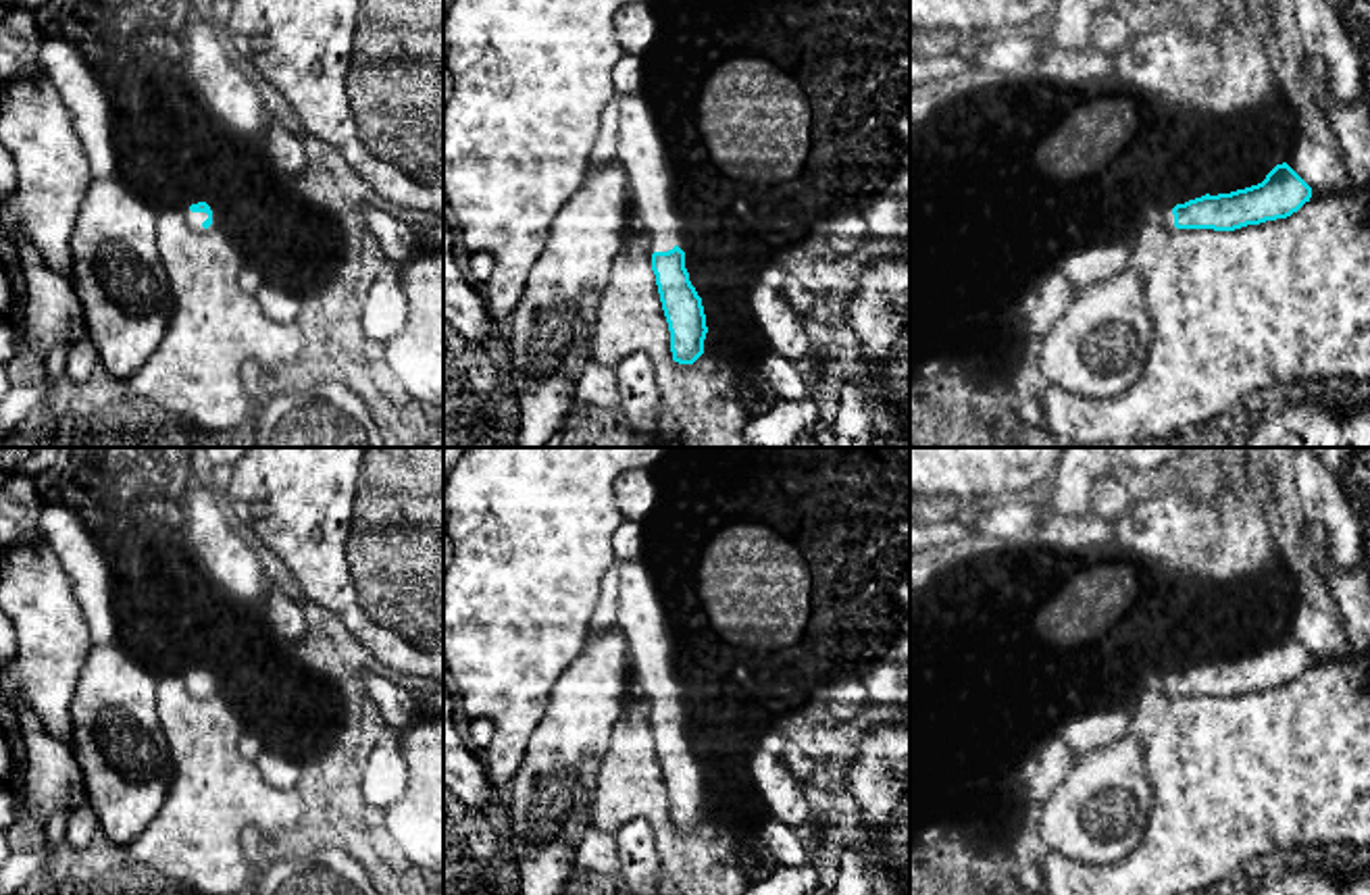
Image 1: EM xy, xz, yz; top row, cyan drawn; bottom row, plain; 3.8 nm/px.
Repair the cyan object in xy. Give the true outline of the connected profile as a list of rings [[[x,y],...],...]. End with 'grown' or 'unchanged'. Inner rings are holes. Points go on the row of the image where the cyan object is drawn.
[[[192,200],[185,206],[181,206],[181,212],[196,233],[204,233],[223,225],[219,210],[206,202]]] | grown

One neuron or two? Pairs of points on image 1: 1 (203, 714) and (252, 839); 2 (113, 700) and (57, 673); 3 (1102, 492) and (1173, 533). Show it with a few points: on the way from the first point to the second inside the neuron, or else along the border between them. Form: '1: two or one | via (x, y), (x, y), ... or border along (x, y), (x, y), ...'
1: two | border along (255, 827), (242, 835), (242, 850), (250, 864)
2: two | border along (94, 646), (71, 700), (69, 731)
3: two | border along (1131, 506), (1110, 523)

